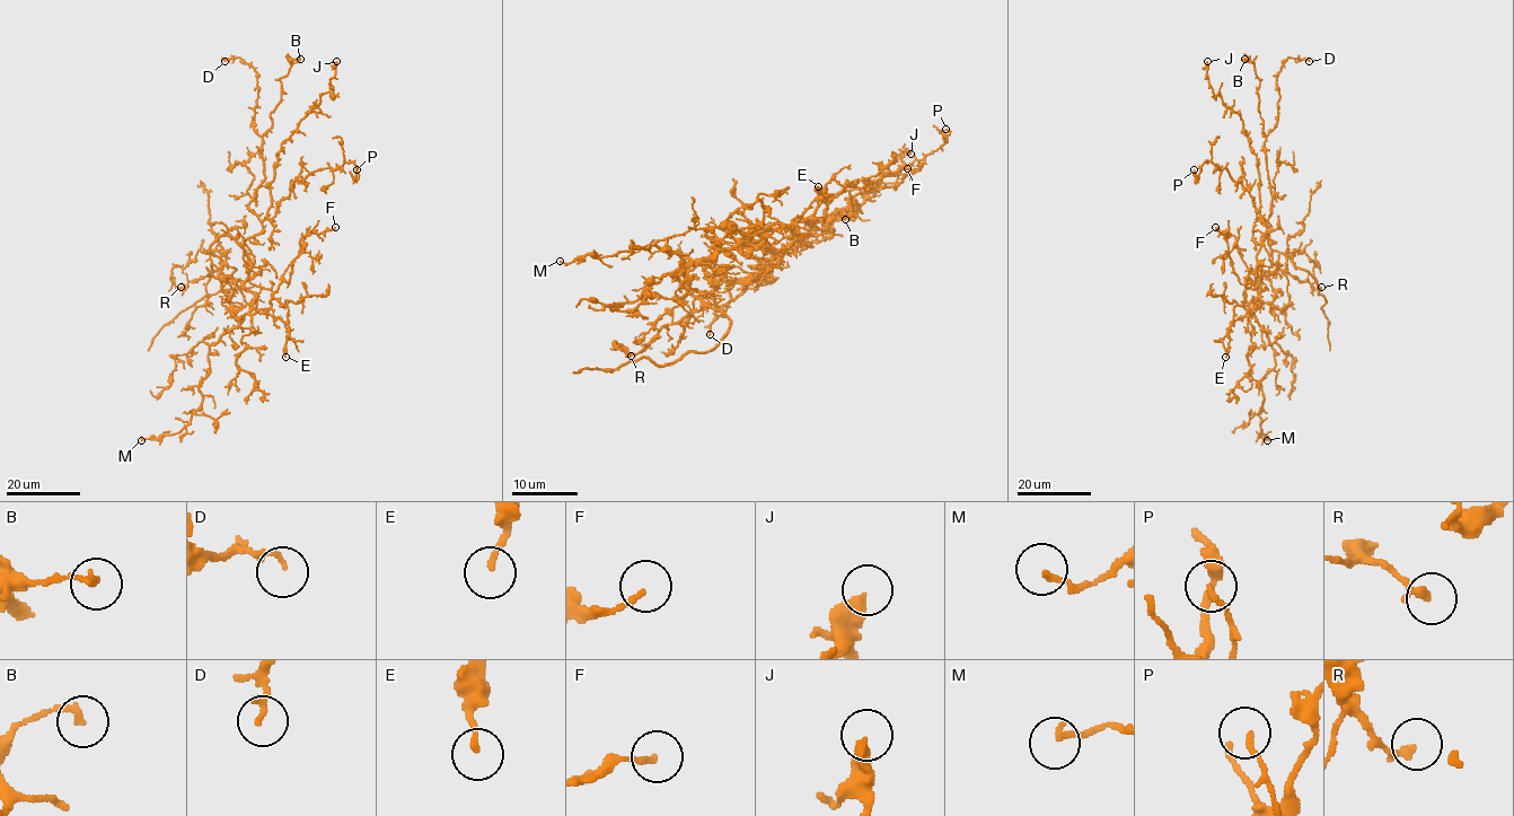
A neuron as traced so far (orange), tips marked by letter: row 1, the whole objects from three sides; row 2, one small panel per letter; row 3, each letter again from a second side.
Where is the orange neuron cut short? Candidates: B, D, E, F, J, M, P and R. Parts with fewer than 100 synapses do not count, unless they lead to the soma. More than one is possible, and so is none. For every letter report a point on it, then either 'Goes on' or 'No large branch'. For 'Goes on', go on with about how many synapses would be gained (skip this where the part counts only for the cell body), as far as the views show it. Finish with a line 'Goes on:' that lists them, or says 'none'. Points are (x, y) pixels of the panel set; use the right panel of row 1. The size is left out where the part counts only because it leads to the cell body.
B: Place: (1244, 59). No large branch
D: Place: (1309, 61). No large branch
E: Place: (1225, 357). No large branch
F: Place: (1215, 227). No large branch
J: Place: (1207, 61). No large branch
M: Place: (1267, 440). No large branch
P: Place: (1194, 169). No large branch
R: Place: (1321, 287). No large branch
Goes on: none

